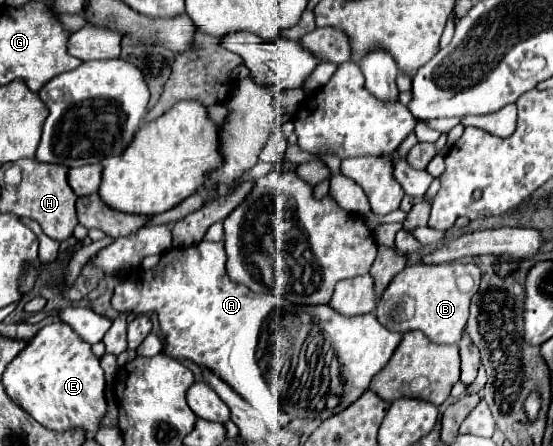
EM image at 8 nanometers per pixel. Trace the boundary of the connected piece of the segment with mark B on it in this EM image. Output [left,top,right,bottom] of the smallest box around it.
[377,263,481,343]

